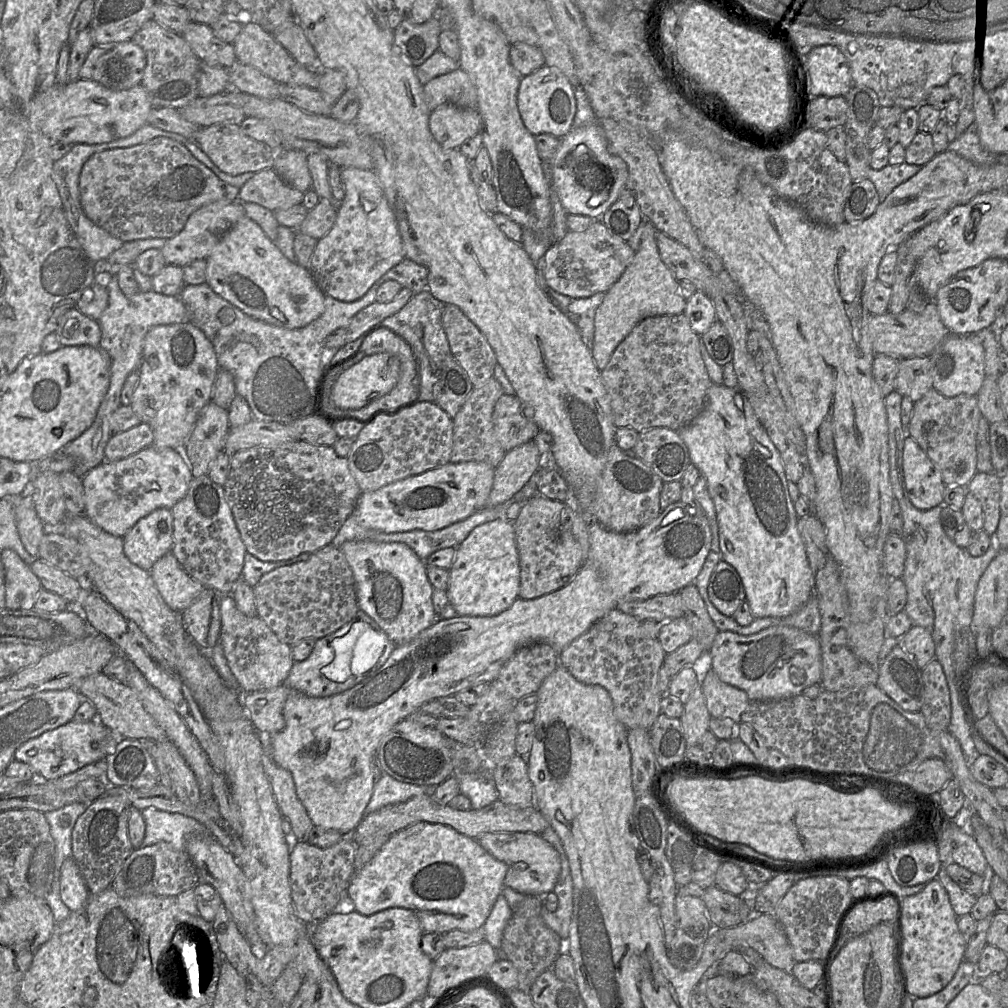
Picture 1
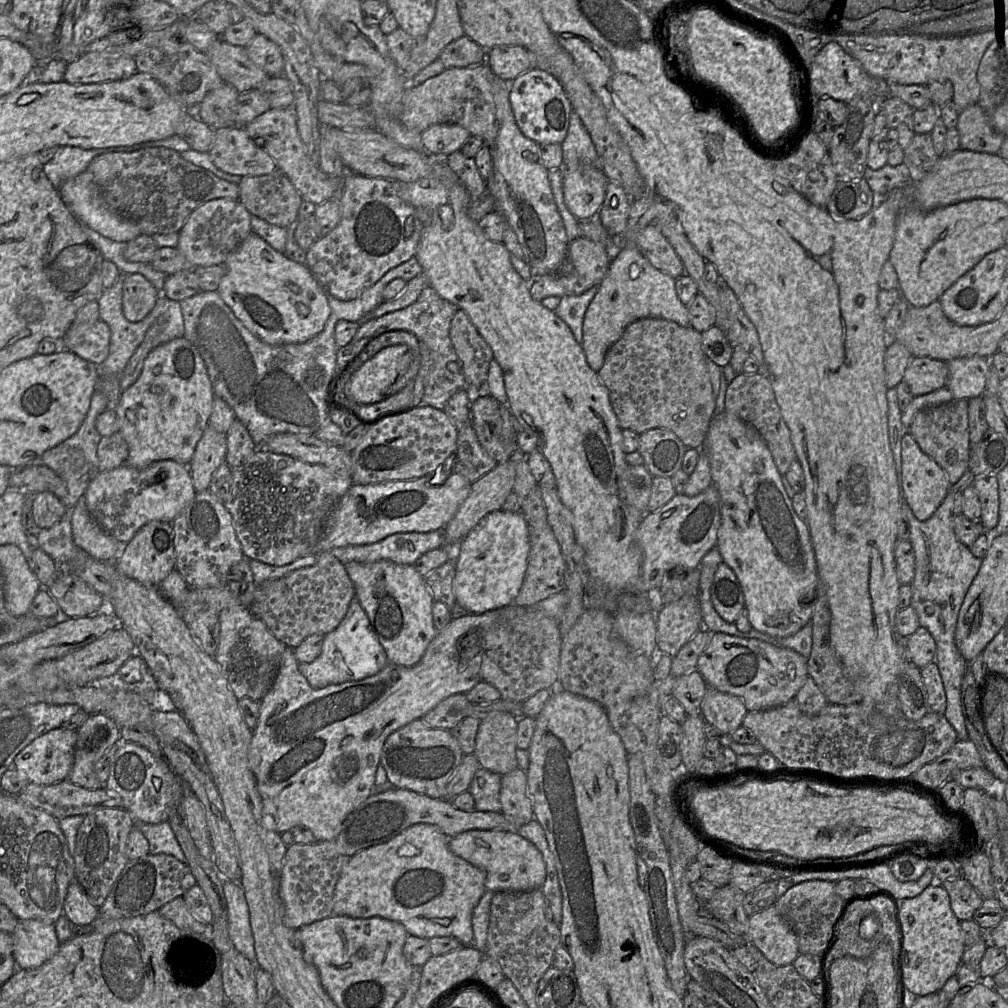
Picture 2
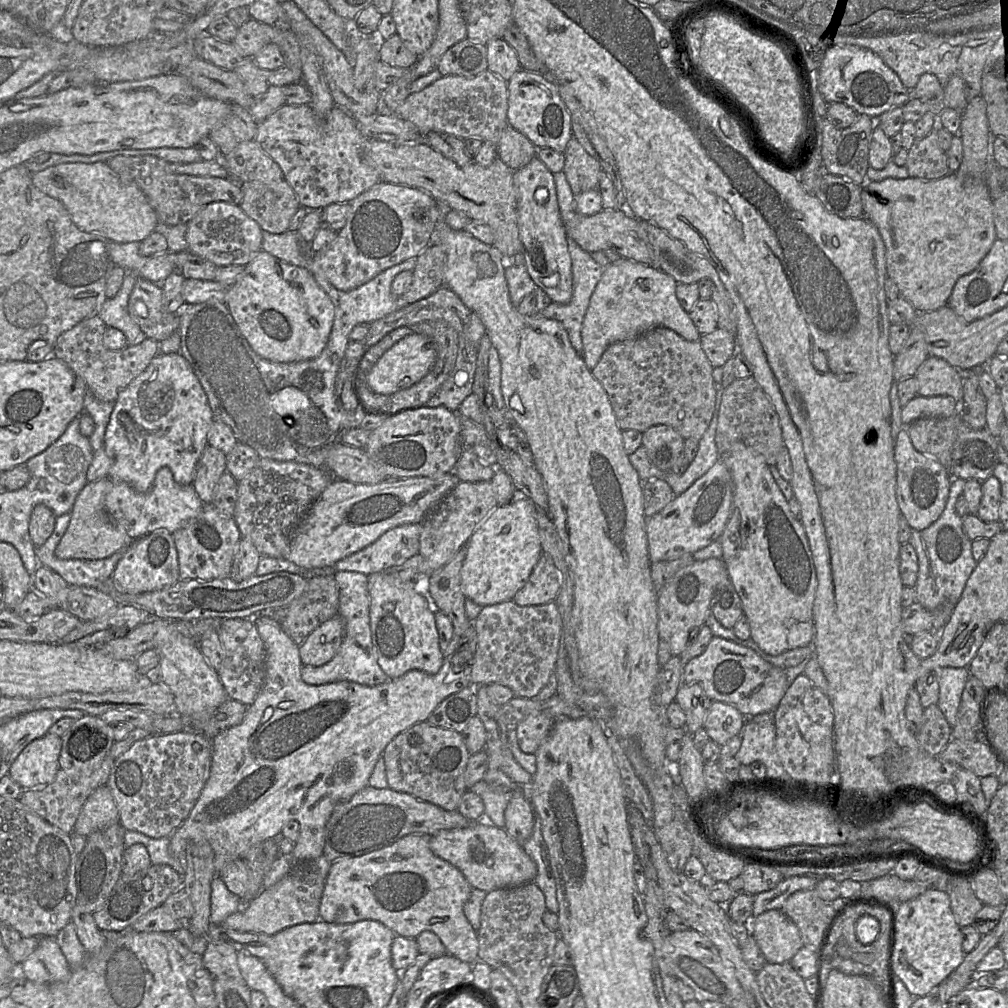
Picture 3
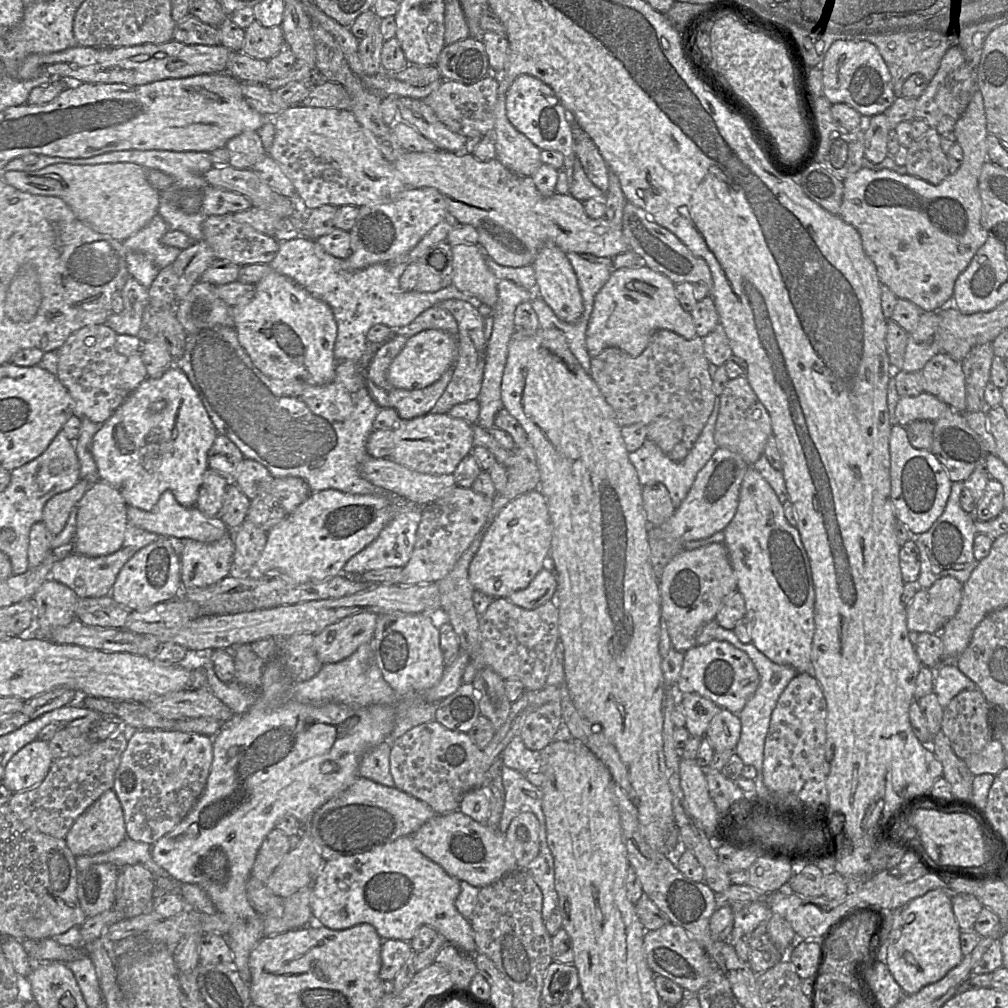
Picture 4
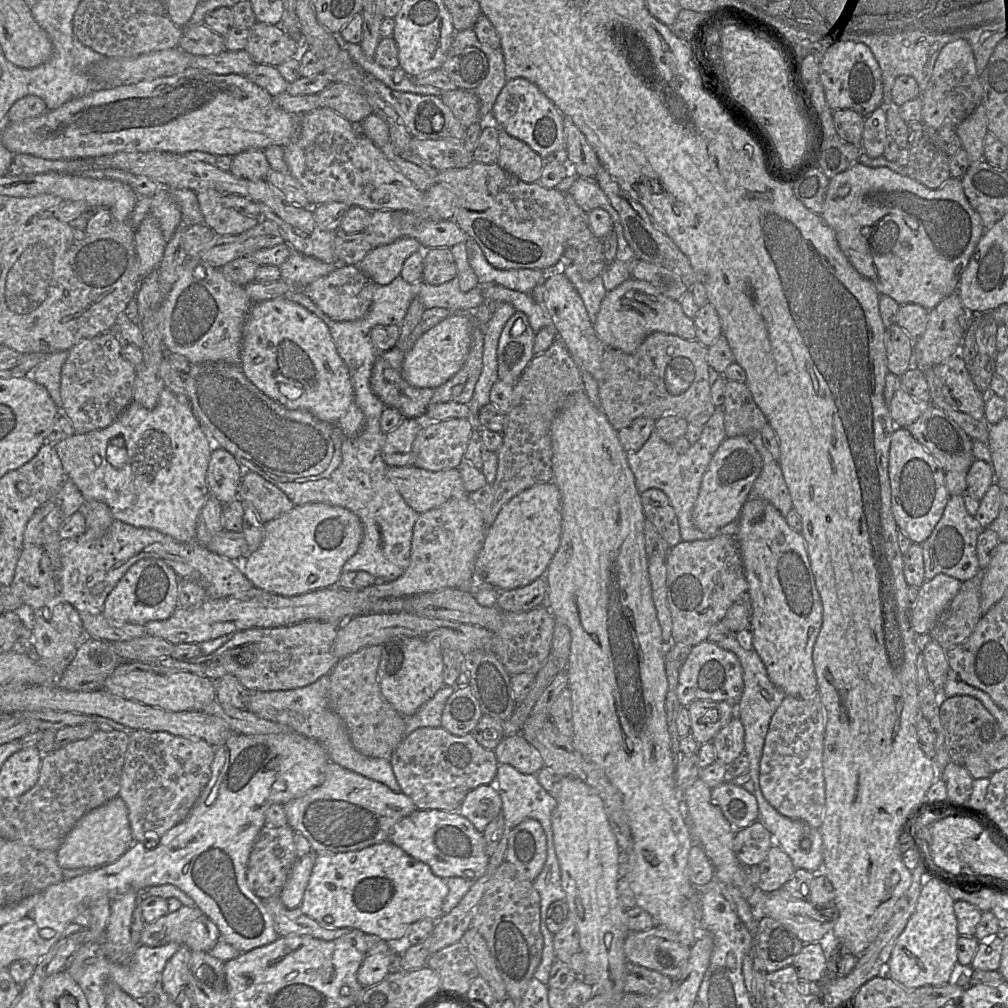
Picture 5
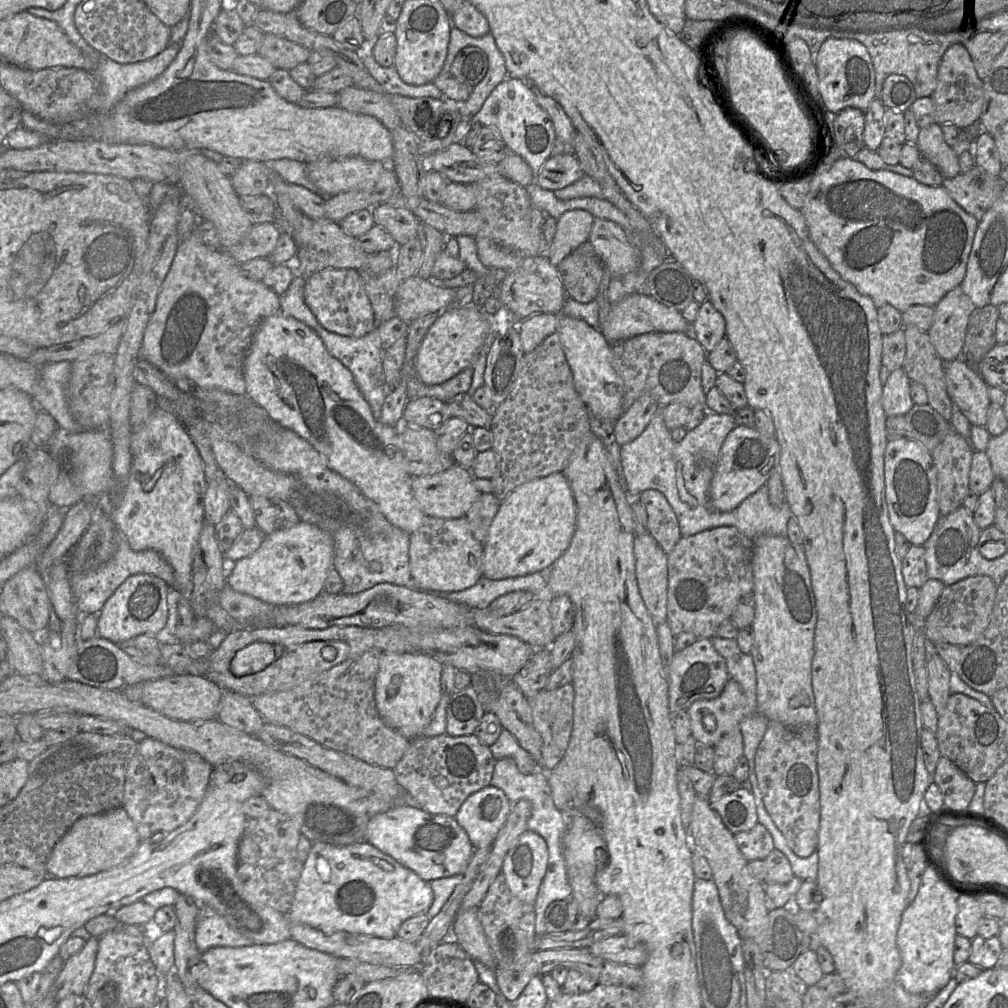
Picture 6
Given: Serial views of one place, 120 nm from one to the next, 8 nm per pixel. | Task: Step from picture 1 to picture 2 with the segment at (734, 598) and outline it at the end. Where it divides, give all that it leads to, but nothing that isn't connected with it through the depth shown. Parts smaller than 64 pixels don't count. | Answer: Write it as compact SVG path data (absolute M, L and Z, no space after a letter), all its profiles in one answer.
M723 561L713 575L710 595L718 615L728 623L735 623L745 607L744 596L735 573Z

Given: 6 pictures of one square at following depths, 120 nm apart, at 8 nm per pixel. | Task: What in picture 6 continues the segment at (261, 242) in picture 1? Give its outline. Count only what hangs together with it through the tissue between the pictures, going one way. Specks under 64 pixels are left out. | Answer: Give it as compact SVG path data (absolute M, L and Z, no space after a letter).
M280 312L264 319L257 328L249 351L244 361L244 379L246 384L246 395L264 408L269 416L277 423L298 434L301 438L310 443L327 460L328 467L343 478L354 484L361 493L377 504L384 517L392 525L411 535L424 523L427 516L418 508L411 487L413 476L409 473L407 460L405 457L403 444L398 432L398 427L383 424L375 418L370 405L364 399L358 389L351 371L345 367L338 359L334 358L325 348L319 335L310 327L293 317L283 316Z

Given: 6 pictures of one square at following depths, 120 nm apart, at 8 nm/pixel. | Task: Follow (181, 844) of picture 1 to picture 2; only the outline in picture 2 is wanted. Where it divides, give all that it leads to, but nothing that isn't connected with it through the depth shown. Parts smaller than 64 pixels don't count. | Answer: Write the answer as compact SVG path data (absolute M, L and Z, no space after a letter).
M166 820L157 824L135 821L134 827L138 828L147 839L150 854L168 854L186 863L184 852L169 821Z

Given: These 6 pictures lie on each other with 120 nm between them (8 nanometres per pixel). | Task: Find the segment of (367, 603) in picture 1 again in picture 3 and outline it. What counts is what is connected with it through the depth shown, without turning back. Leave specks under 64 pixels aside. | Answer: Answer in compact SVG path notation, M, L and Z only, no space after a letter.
M384 571L368 576L369 617L377 662L389 679L410 670L436 674L443 663L433 612L424 596L414 590L413 580L402 581Z

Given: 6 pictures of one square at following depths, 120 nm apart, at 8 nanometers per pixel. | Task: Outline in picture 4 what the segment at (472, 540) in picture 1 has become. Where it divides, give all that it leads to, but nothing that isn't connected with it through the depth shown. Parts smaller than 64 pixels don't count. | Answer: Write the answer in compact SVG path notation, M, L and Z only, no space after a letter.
M539 489L526 492L507 503L497 514L481 541L468 569L469 581L475 590L492 598L508 598L515 591L526 588L545 567L550 557L553 527L548 504Z

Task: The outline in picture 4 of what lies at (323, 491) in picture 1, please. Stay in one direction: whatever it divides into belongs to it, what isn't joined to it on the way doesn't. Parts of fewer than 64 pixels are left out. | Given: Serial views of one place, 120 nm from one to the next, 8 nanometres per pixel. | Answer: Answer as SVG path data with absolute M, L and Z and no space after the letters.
M298 477L273 478L254 499L250 500L246 520L266 533L290 515L311 494L307 483Z

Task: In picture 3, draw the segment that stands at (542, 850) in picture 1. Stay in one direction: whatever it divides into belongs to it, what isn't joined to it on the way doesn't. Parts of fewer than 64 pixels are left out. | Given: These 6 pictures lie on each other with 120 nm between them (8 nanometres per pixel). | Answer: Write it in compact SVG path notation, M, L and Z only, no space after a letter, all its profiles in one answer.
M474 822L465 828L442 830L431 835L429 845L436 856L458 868L473 888L486 892L533 882L537 875L535 862L524 851L523 847L509 836L504 828Z

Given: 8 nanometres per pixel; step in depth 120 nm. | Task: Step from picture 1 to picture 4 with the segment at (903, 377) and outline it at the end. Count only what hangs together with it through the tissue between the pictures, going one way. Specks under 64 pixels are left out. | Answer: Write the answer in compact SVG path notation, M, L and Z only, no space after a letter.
M940 352L922 369L924 392L933 394L957 412L966 411L966 385L962 363Z

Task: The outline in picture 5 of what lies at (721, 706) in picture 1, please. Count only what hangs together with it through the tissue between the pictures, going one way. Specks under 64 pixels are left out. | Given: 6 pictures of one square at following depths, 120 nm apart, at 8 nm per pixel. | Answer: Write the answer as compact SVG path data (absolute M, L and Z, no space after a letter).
M733 717L711 740L716 761L728 766L744 752L744 727L738 717Z

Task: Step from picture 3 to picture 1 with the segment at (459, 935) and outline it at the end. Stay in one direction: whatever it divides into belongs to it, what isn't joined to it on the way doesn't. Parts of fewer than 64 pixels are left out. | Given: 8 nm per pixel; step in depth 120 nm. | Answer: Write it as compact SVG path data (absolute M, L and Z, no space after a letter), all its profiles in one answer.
M417 822L391 835L373 858L355 872L346 890L349 906L369 916L389 908L414 911L424 933L445 934L452 930L472 932L482 928L504 888L507 865L494 858L476 839L450 826Z

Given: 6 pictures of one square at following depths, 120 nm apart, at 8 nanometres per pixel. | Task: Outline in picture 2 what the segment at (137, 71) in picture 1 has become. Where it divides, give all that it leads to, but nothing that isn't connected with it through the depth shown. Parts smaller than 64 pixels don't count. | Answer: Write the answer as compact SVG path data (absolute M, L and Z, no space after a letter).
M87 52L67 63L63 80L70 84L91 84L130 78L137 73L136 60L122 53Z

